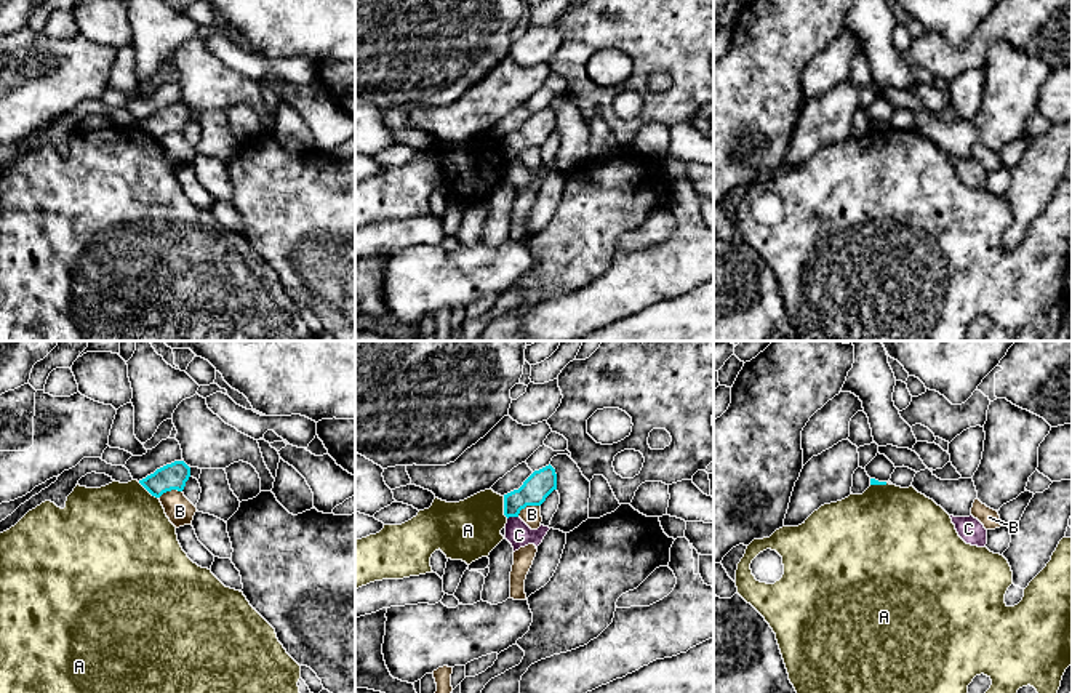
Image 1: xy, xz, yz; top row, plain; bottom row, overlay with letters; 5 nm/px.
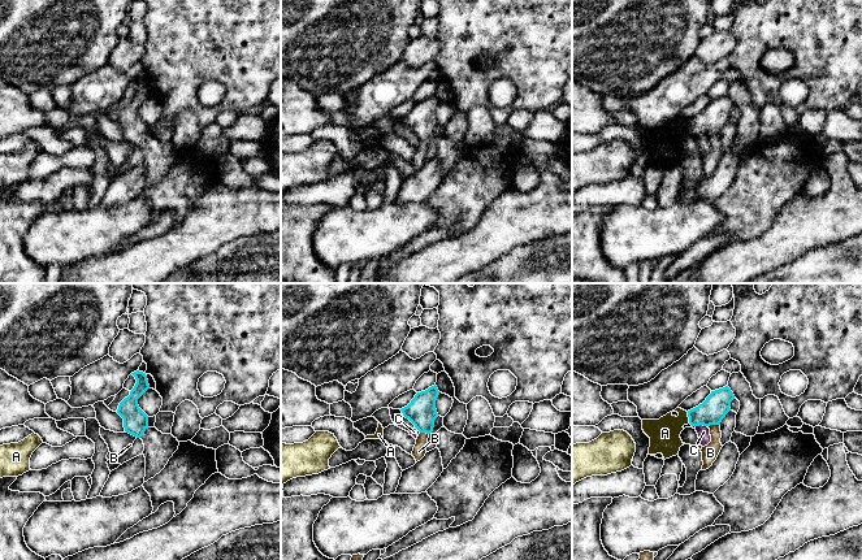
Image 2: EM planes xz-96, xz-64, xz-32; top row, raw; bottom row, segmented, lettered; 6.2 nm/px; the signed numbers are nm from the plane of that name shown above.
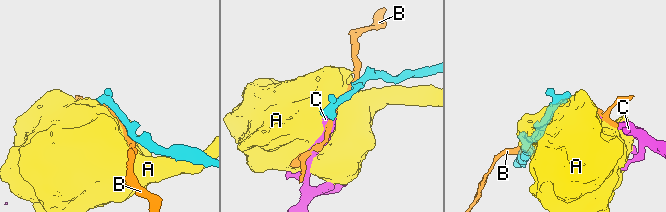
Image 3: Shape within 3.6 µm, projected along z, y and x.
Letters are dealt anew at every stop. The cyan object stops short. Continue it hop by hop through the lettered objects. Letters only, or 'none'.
none

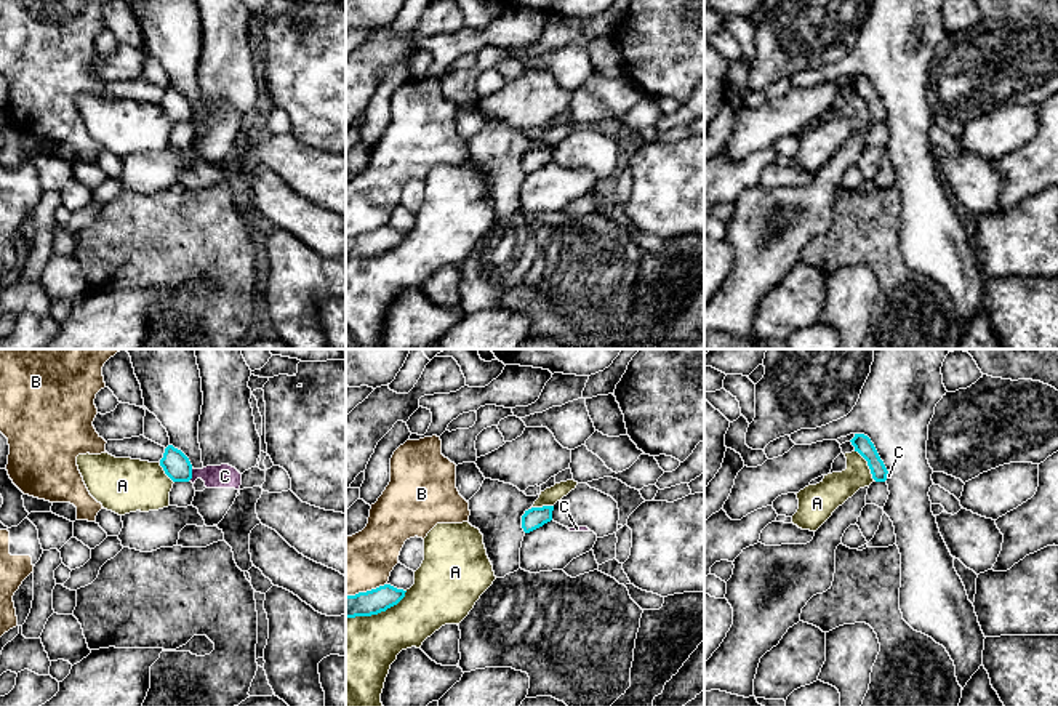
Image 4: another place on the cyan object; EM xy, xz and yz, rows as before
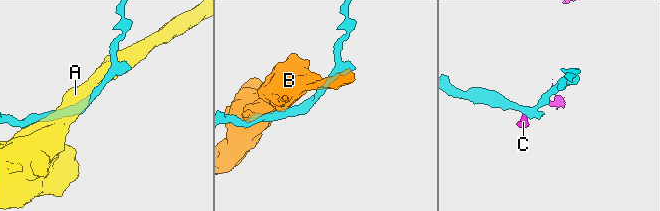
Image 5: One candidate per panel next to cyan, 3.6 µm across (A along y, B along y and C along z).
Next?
none

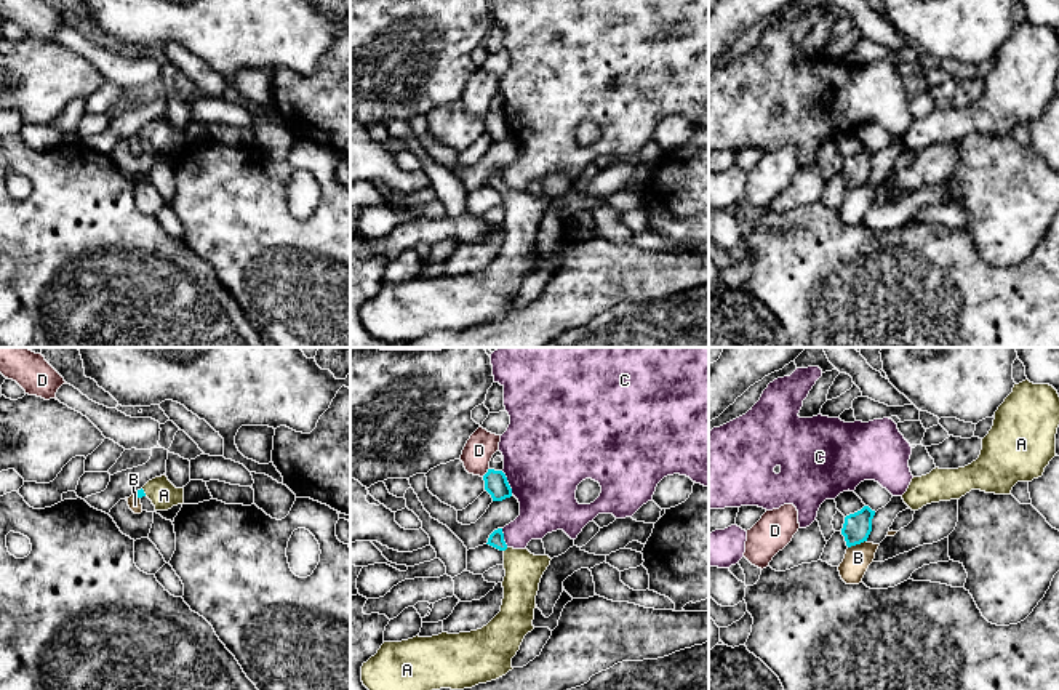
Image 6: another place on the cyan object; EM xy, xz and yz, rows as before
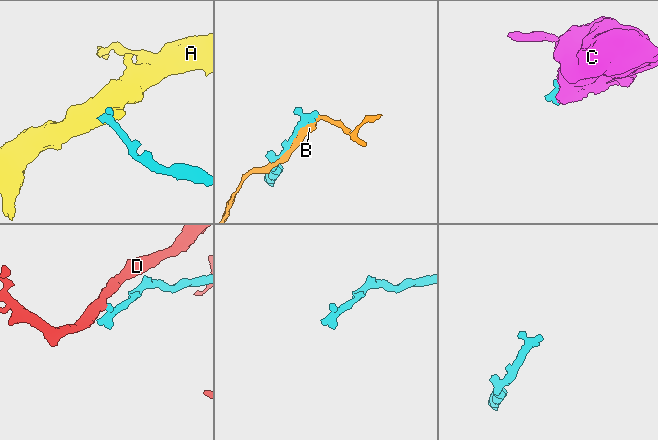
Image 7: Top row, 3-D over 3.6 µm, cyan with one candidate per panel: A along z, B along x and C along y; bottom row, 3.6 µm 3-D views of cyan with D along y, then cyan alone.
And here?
A

